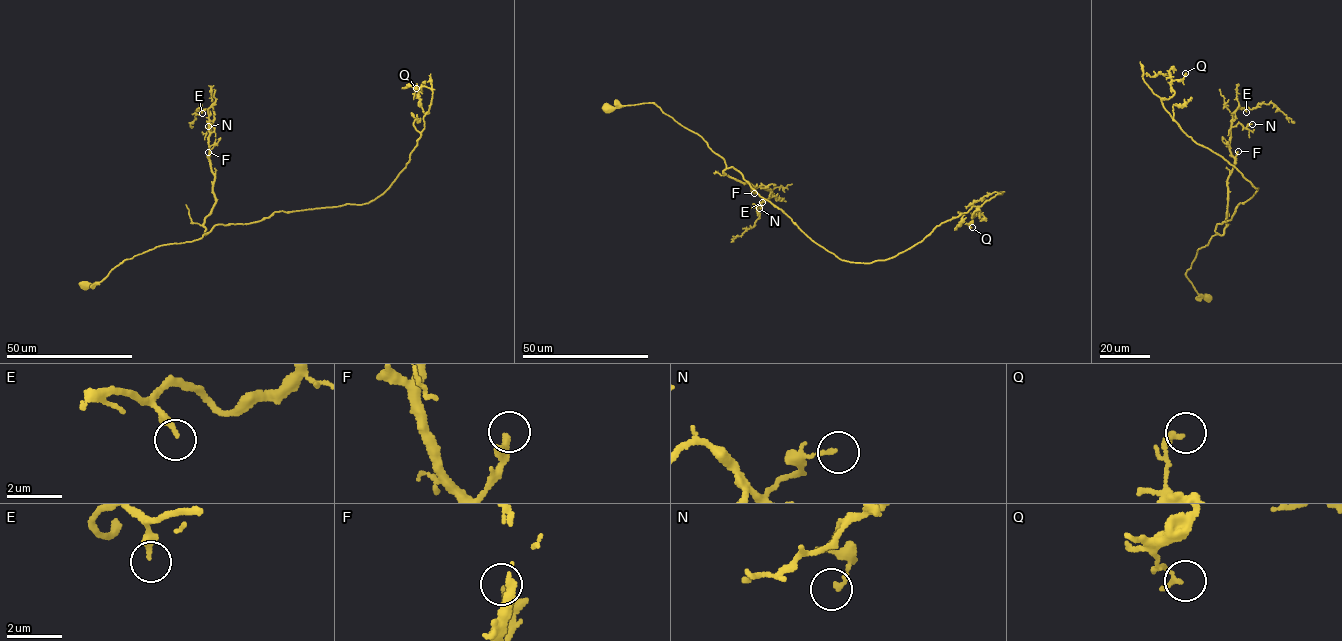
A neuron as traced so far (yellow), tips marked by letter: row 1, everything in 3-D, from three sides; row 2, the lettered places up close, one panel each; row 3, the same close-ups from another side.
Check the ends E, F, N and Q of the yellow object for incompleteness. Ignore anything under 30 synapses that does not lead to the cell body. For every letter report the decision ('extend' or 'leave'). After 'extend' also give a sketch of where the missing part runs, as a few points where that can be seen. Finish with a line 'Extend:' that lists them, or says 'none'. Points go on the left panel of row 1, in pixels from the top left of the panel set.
E: leave
F: extend; missing branch runs (208, 152), (208, 143), (203, 143), (177, 146), (171, 155)
N: leave
Q: leave
Extend: F

